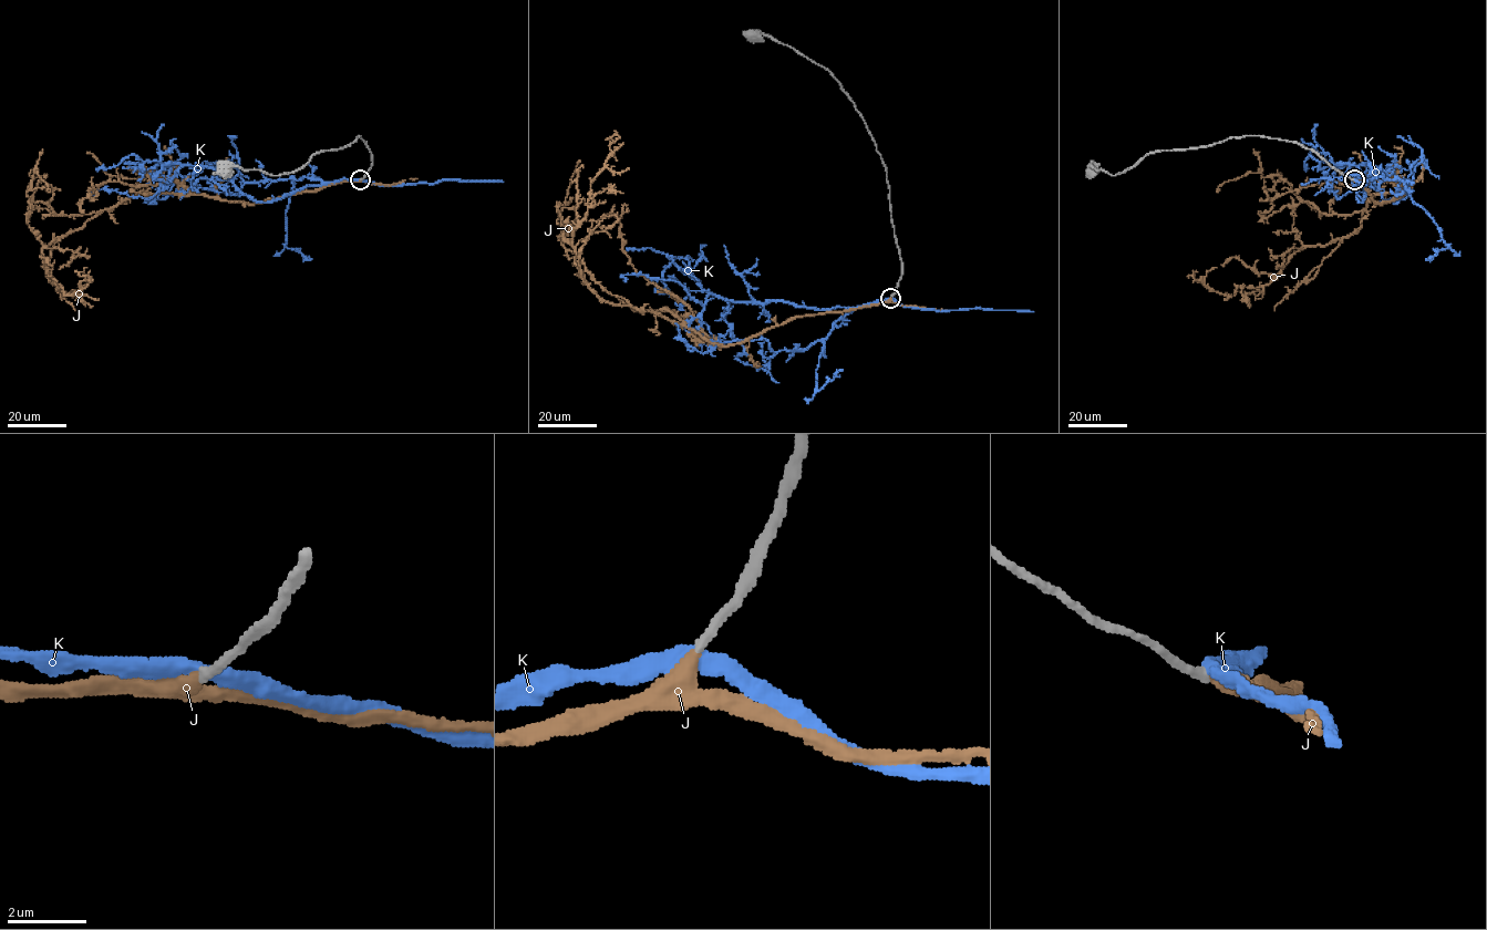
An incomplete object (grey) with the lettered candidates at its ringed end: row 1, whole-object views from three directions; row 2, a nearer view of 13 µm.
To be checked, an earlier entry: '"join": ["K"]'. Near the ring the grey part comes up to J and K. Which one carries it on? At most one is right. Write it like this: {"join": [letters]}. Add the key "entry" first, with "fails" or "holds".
{"entry": "fails", "join": ["J"]}

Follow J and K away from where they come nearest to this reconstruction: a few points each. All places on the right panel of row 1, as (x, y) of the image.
J: (1354, 181), (1376, 203), (1401, 194), (1374, 194), (1356, 230), (1300, 248), (1263, 286), (1225, 295), (1196, 270)
K: (1354, 179), (1365, 188), (1361, 202), (1354, 165), (1350, 167), (1361, 179), (1340, 198), (1330, 189), (1339, 195)

